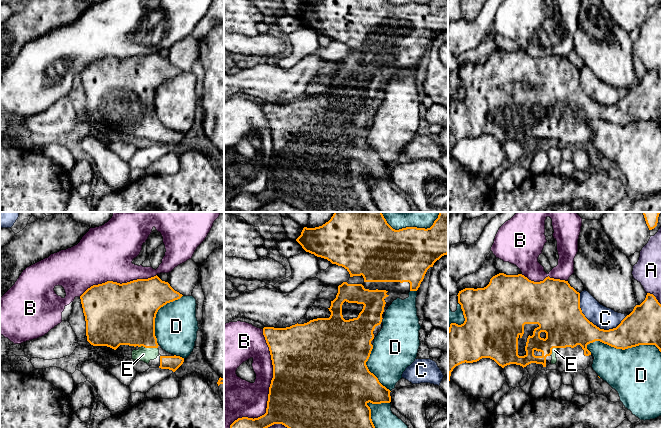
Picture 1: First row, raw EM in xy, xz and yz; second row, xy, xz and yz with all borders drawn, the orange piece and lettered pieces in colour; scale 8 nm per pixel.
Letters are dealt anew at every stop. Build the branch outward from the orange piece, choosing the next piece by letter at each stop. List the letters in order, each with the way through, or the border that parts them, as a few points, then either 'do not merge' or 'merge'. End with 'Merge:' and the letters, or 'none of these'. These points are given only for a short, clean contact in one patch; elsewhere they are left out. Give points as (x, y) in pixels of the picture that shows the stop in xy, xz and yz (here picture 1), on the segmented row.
A: do not merge
B: do not merge
C: do not merge
D: do not merge
E: across xy (131, 322), (143, 335), (149, 347), (143, 354) | merge
Merge: E

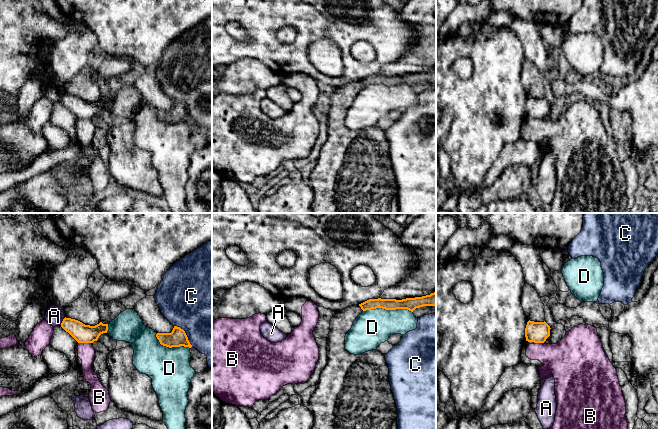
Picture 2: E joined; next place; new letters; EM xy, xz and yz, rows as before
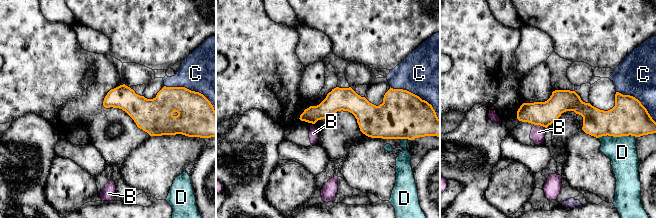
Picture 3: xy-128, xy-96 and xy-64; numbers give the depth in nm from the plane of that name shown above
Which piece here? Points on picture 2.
A: do not merge
B: along xy (78, 342), (91, 343) | do not merge
C: do not merge
D: do not merge
Merge: none of these

